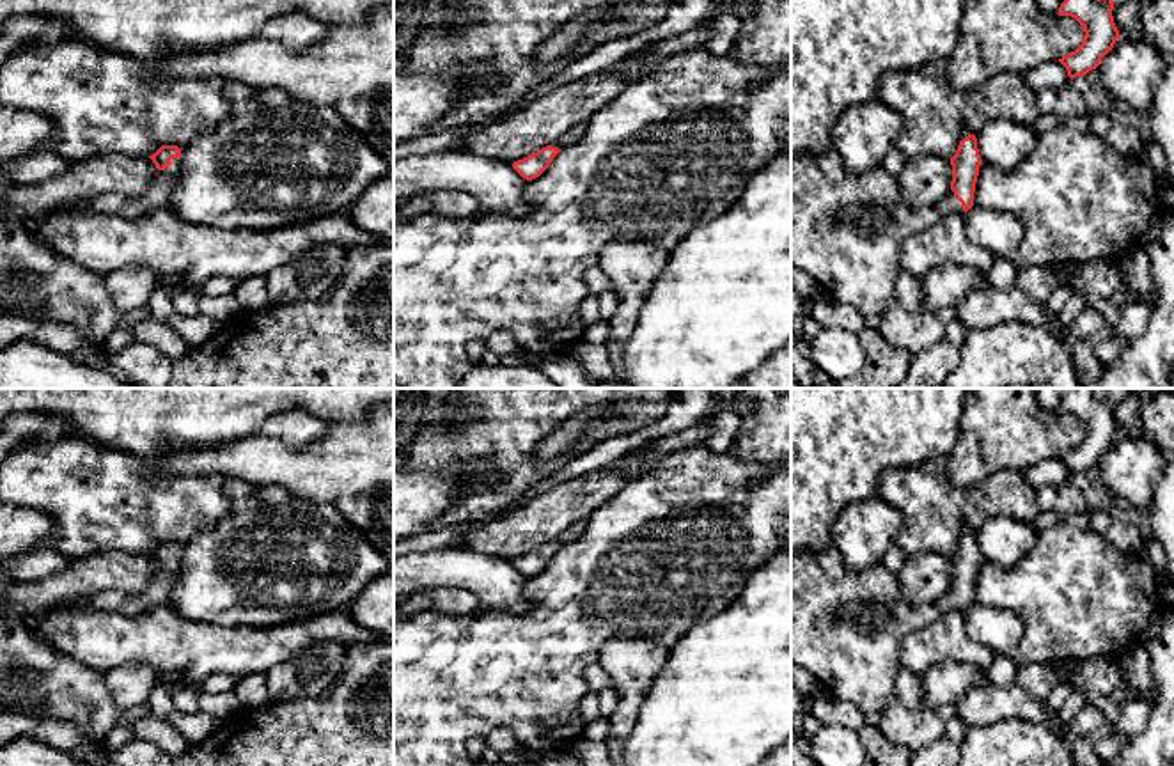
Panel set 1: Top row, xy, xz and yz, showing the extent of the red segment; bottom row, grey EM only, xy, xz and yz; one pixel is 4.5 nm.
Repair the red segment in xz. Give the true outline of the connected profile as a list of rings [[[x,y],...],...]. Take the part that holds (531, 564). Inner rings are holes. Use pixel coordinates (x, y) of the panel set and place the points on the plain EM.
[[[580,520],[559,534],[552,543],[528,551],[523,557],[513,560],[513,566],[527,578],[539,574],[553,559],[553,555],[564,546],[575,543],[587,530],[587,520]]]

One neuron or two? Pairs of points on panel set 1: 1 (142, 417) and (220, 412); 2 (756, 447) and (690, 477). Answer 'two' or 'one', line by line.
1: one
2: two

